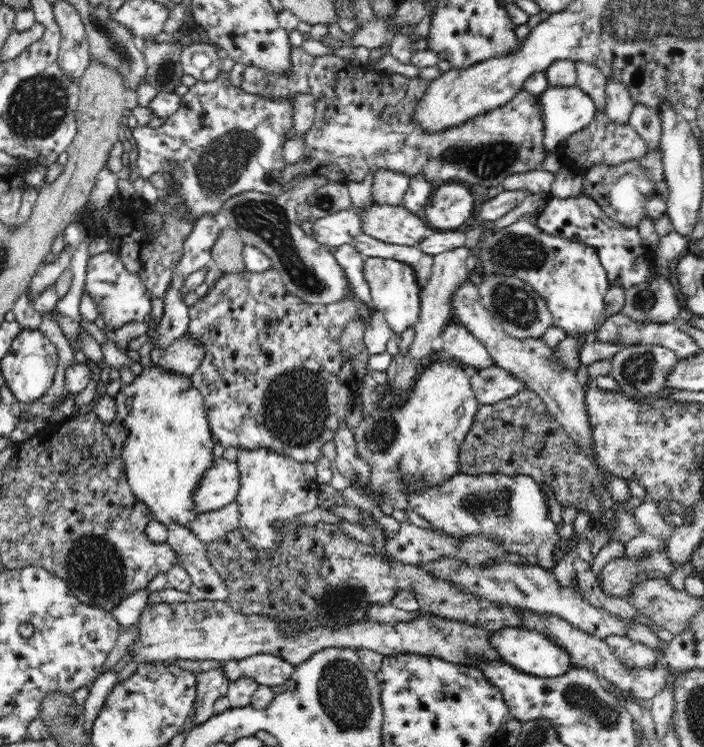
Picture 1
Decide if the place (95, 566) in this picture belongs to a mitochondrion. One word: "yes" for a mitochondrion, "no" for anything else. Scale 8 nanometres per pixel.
yes

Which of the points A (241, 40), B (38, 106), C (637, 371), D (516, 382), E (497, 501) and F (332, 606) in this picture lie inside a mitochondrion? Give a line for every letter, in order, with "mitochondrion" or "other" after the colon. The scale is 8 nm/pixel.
A: other
B: mitochondrion
C: mitochondrion
D: other
E: mitochondrion
F: mitochondrion

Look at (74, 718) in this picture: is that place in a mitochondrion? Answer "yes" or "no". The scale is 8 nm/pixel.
no

